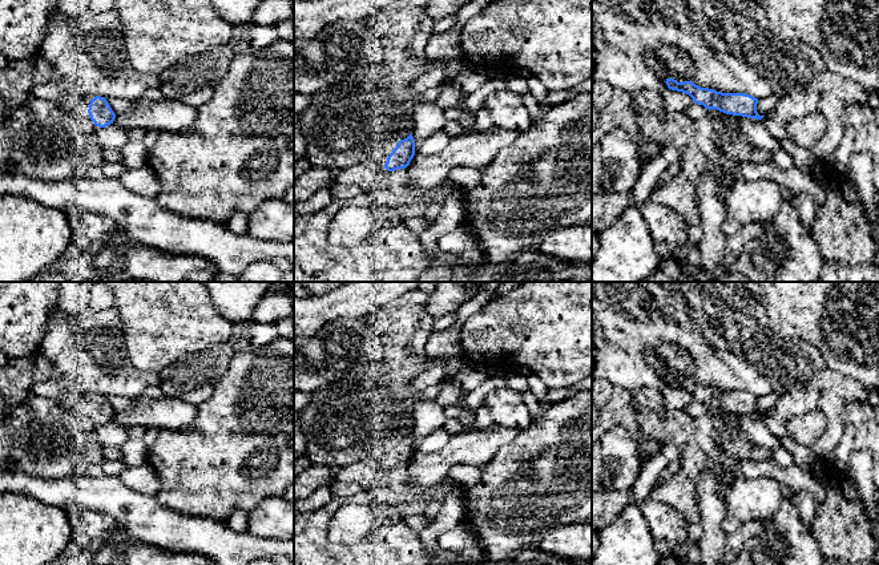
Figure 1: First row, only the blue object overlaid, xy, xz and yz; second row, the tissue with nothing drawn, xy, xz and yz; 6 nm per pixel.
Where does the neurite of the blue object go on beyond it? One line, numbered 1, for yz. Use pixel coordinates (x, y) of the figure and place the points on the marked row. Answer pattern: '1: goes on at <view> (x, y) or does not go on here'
1: does not go on here

